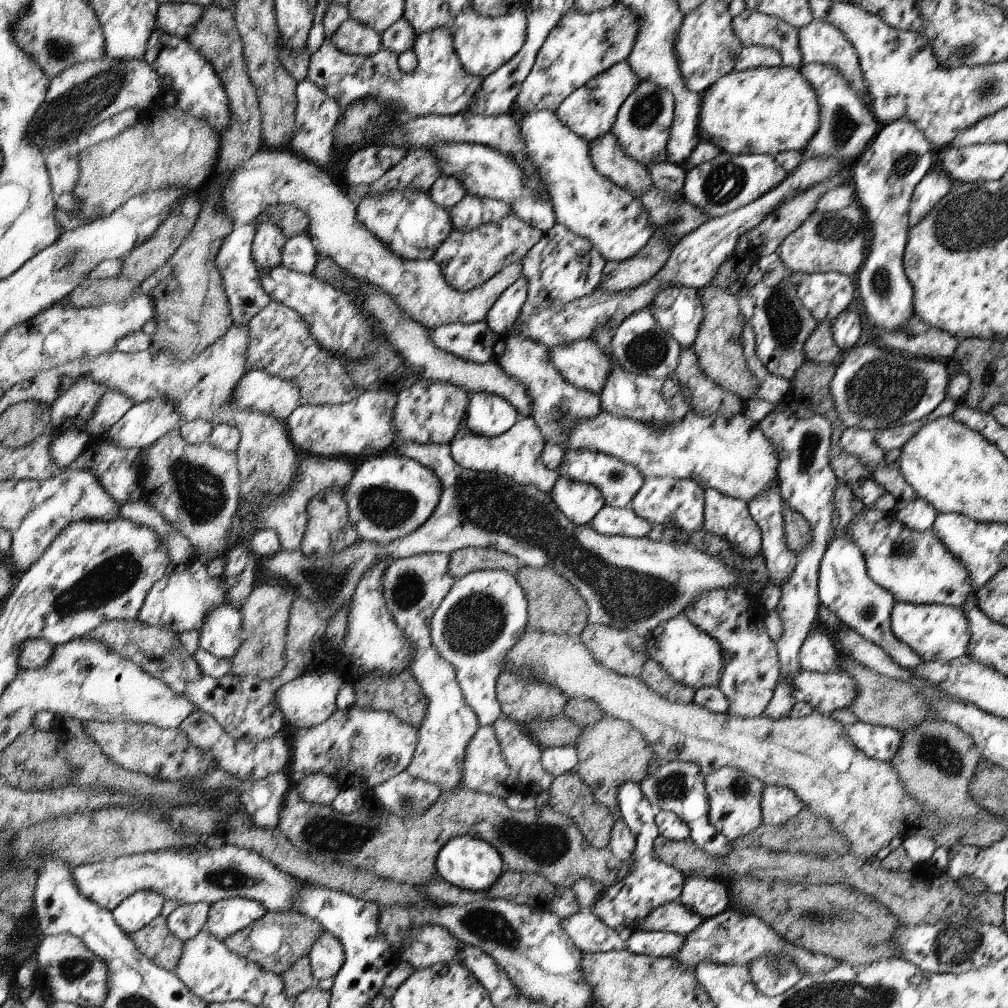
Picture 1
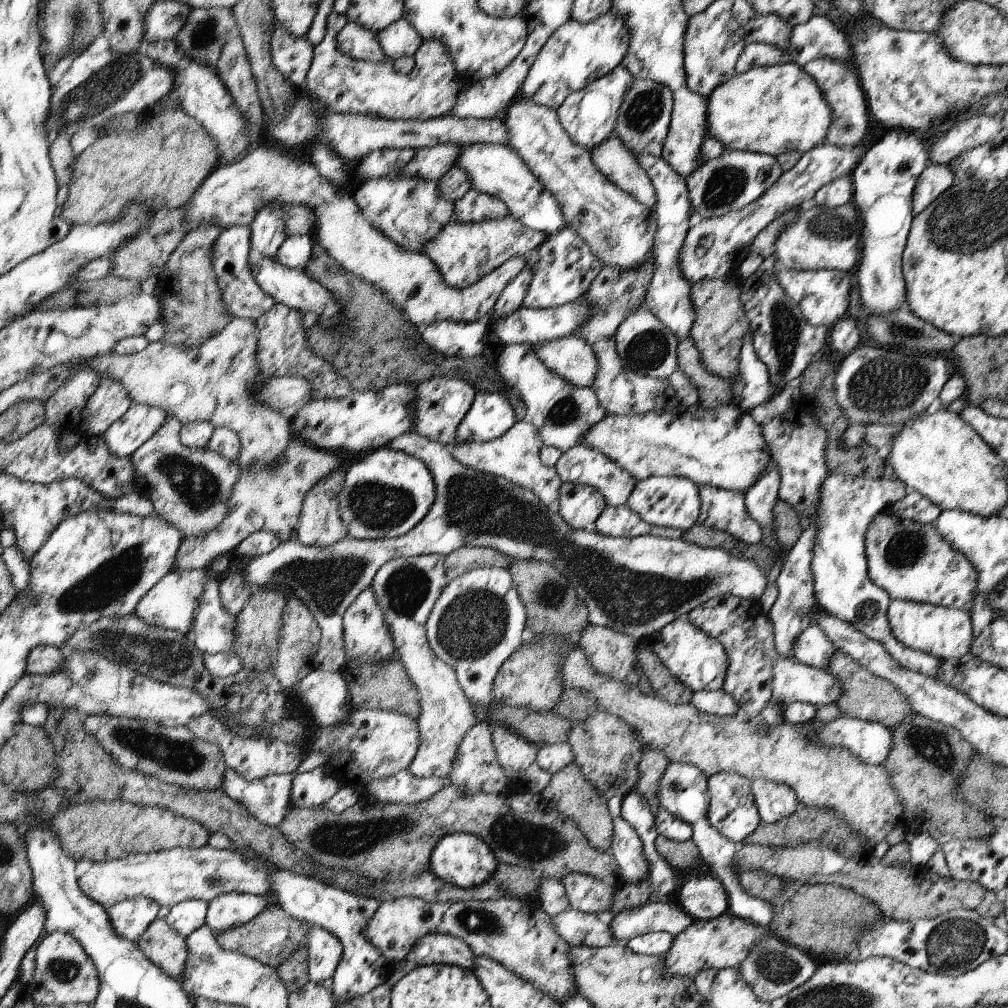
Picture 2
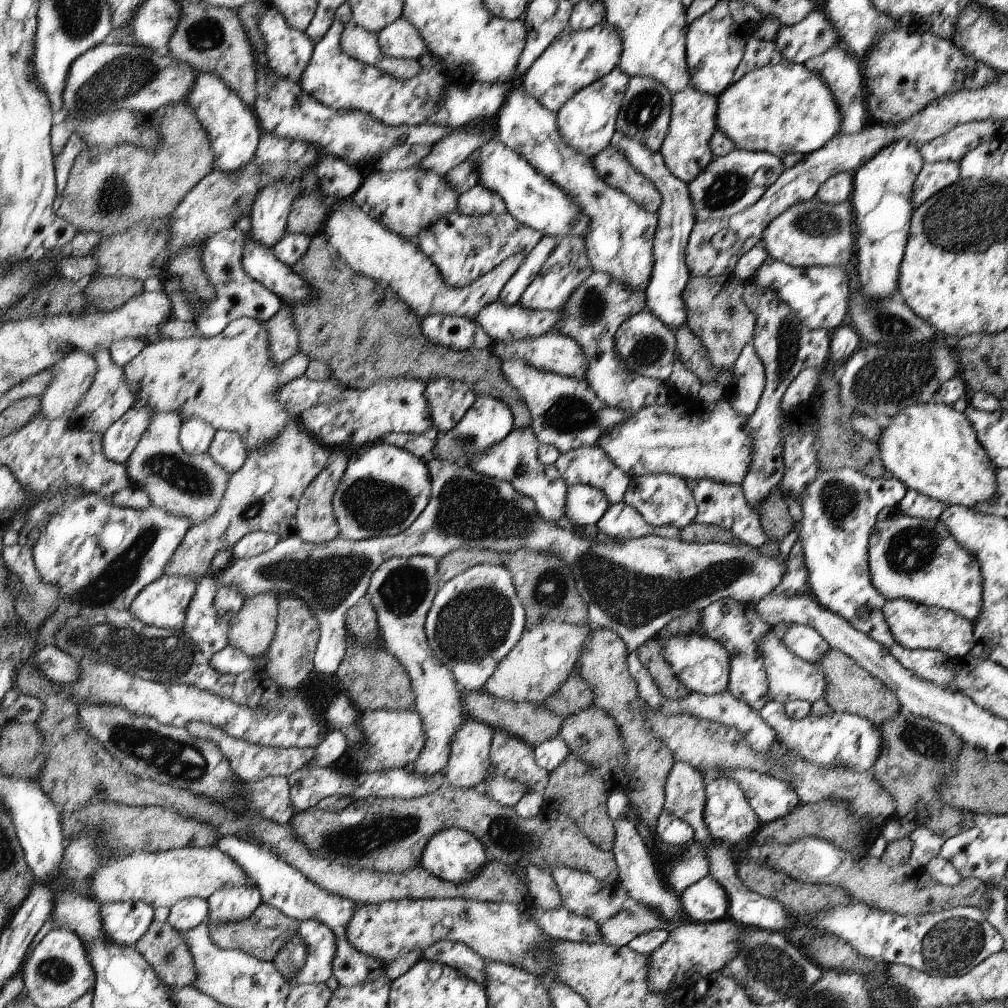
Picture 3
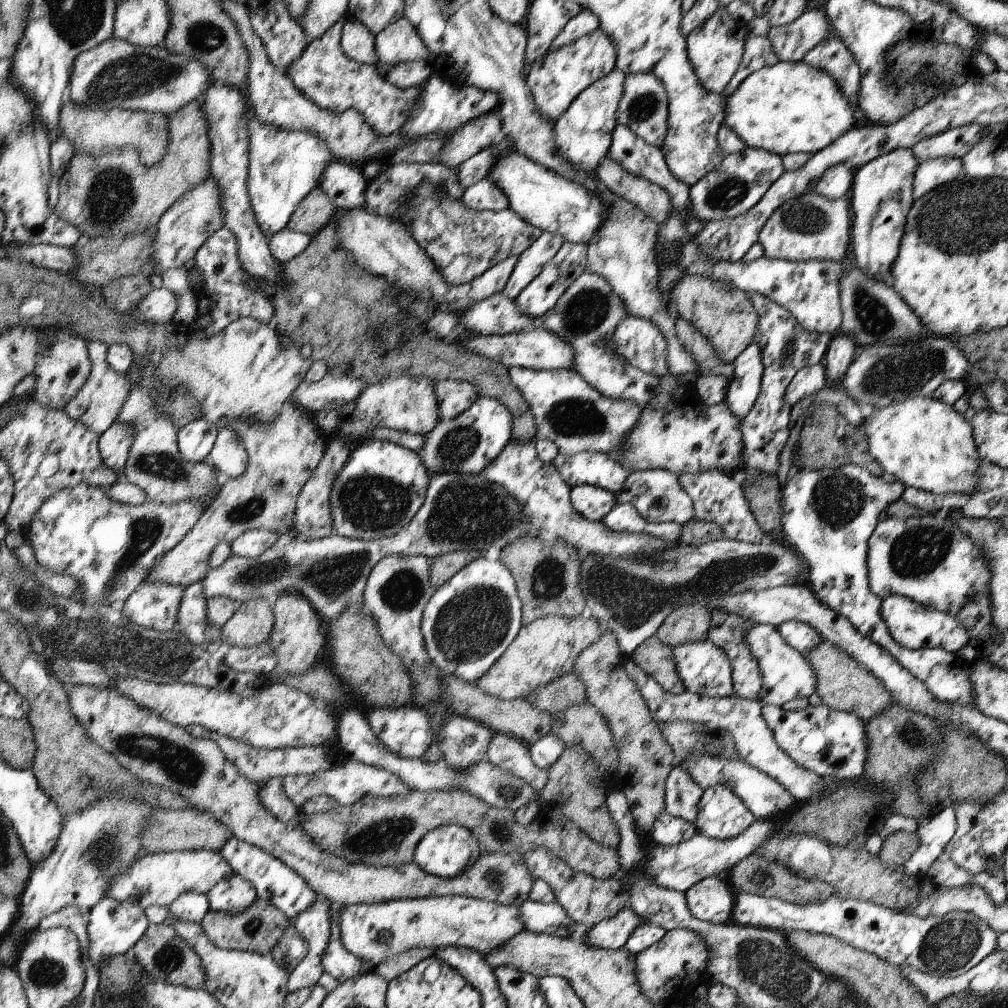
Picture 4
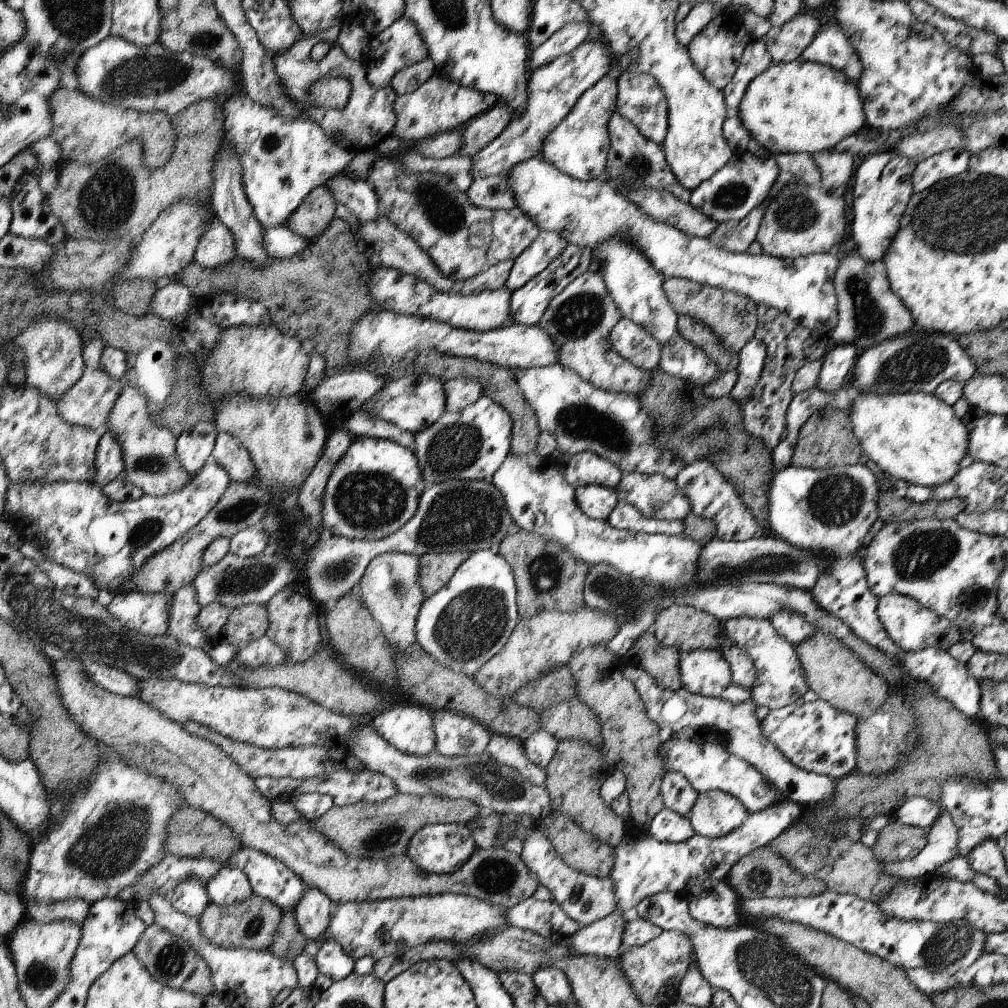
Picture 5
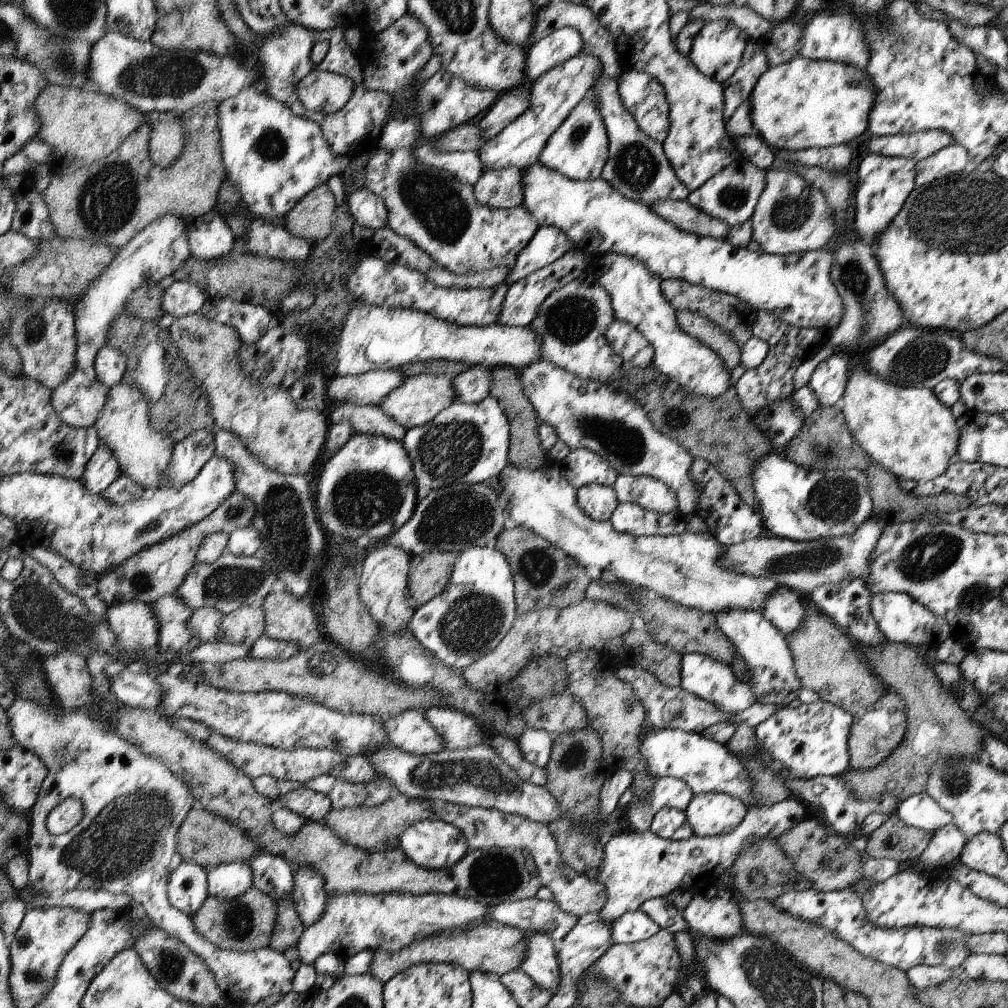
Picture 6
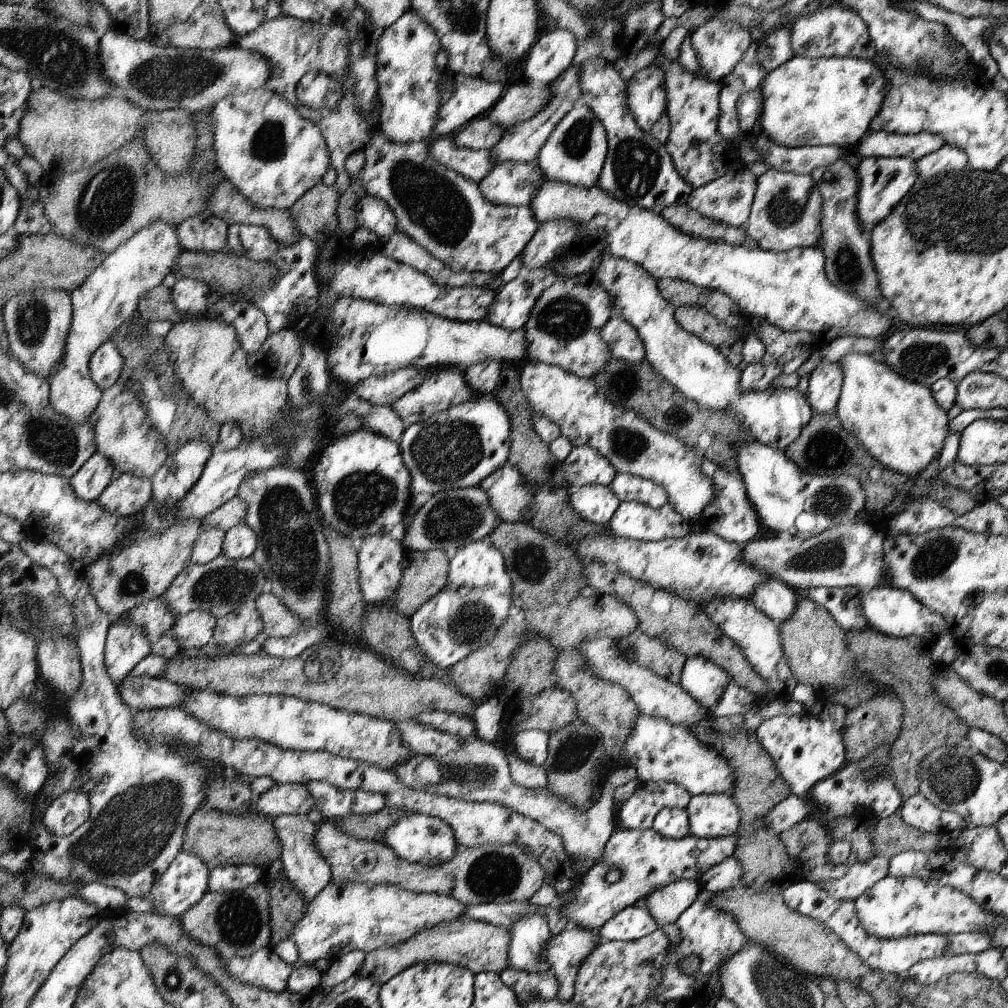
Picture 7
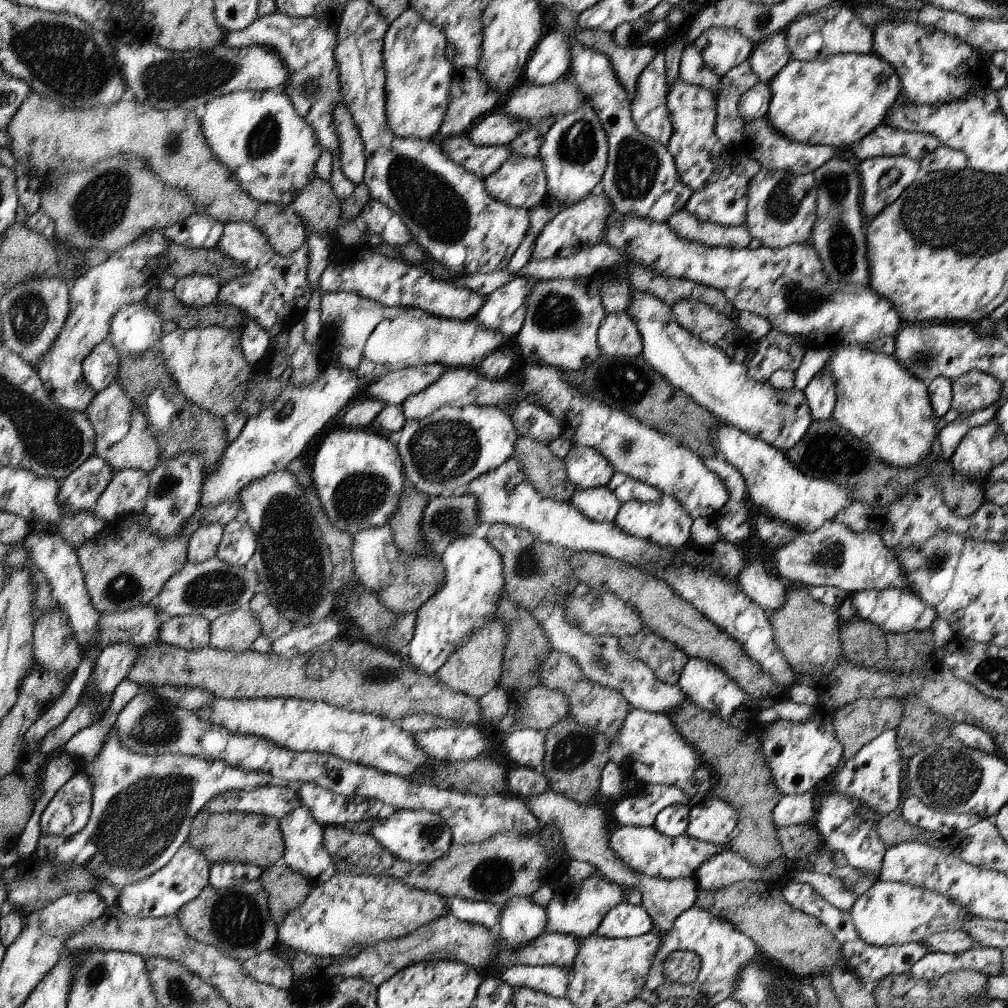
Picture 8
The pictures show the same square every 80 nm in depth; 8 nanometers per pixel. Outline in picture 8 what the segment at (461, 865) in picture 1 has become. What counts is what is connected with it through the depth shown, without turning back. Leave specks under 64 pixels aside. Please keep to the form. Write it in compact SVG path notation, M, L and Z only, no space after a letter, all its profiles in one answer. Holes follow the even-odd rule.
M398 809L387 819L380 819L374 822L371 828L372 834L392 854L402 860L411 863L433 863L439 858L450 854L453 843L451 827L440 815L433 812L418 809Z

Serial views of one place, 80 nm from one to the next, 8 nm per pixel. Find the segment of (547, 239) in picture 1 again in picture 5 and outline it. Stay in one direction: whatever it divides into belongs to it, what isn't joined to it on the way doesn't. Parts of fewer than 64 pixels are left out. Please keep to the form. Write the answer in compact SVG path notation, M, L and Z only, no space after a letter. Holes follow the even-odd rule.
M567 244L567 248L559 255L559 258L556 258L556 261L553 261L543 273L532 278L527 285L520 286L519 290L511 292L511 314L514 325L537 325L551 302L559 297L571 282L588 271L591 256L590 248L582 250L578 246Z

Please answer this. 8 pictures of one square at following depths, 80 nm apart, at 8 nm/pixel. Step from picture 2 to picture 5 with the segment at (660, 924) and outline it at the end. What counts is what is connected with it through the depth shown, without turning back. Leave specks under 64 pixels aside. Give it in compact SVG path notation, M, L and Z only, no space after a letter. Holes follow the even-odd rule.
M612 912L601 920L581 926L570 940L566 940L566 944L575 956L614 957L622 946L622 932L630 916Z

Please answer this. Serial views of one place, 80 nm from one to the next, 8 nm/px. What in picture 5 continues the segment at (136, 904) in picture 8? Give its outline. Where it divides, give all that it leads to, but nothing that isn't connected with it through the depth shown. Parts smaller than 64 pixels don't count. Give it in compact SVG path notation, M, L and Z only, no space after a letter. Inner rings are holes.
M188 878L175 889L170 897L175 910L193 918L199 918L208 906L210 900L207 896L207 884L198 878Z

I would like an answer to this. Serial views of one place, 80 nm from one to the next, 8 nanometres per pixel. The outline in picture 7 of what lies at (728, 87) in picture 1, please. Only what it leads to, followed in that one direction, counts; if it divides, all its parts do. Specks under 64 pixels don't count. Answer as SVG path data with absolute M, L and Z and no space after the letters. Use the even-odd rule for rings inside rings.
M793 56L766 74L761 82L762 134L785 147L855 146L870 132L872 119L879 113L888 87L881 66L874 60Z

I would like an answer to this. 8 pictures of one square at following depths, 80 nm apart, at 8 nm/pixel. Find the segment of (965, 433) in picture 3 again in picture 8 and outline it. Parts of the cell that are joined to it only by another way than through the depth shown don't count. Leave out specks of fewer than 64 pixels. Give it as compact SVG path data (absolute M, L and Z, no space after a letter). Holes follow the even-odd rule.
M860 345L832 348L824 366L836 383L834 420L854 437L865 442L881 461L907 469L924 460L938 436L940 418L935 415L929 390L892 354L877 353Z

